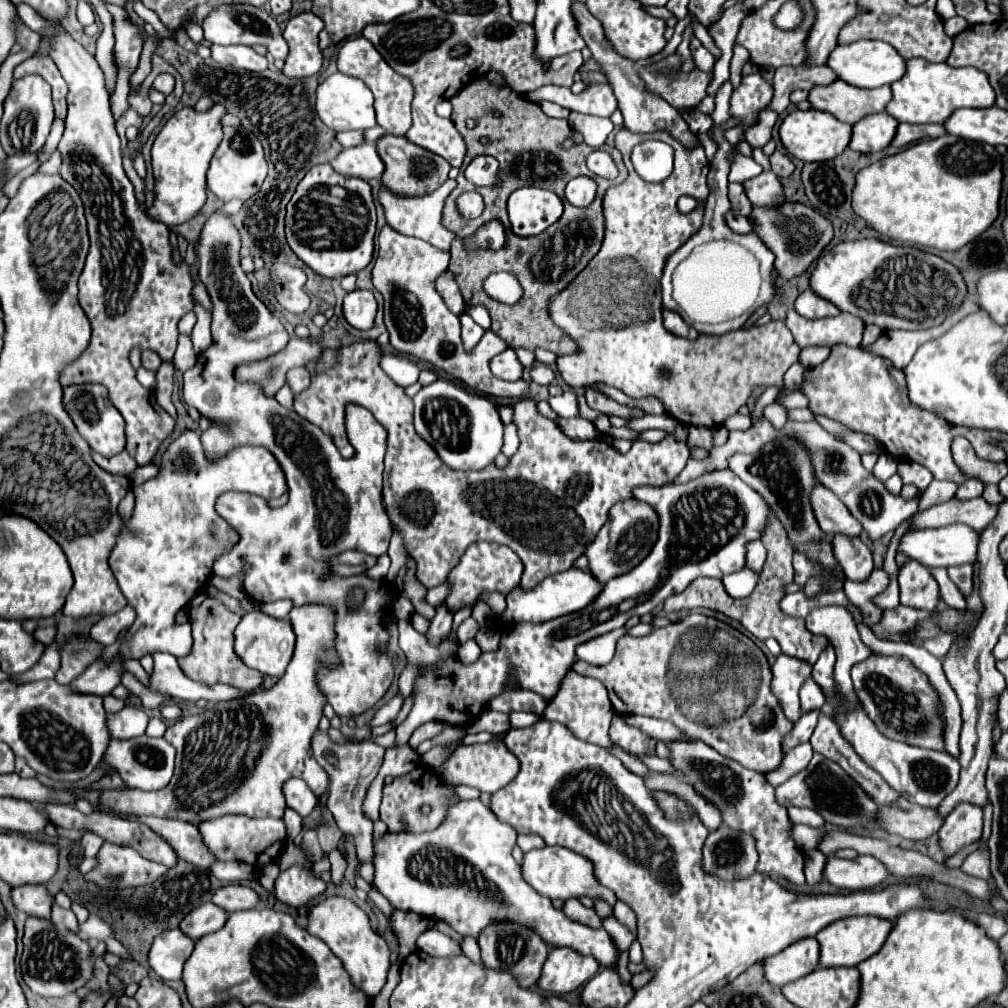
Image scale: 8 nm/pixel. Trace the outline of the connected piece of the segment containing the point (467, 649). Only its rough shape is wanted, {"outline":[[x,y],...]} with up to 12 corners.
{"outline":[[475,639],[459,647],[463,665],[475,663],[481,655]]}

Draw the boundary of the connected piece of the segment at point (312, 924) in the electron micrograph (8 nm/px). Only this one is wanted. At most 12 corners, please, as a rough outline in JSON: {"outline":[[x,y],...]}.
{"outline":[[339,895],[309,907],[305,929],[329,945],[369,997],[391,953],[365,911]]}

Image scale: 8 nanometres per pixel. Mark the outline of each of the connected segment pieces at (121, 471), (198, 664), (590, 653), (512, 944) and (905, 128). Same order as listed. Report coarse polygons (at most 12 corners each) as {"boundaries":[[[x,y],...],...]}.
{"boundaries":[[[126,450],[111,458],[93,459],[112,474],[128,476],[138,467]],[[221,601],[189,609],[193,681],[257,689],[263,675],[233,651],[241,615]],[[615,629],[575,649],[579,659],[605,665],[625,629]],[[489,923],[481,961],[523,987],[541,977],[549,949],[527,925]],[[899,123],[893,147],[947,135],[943,125]]]}

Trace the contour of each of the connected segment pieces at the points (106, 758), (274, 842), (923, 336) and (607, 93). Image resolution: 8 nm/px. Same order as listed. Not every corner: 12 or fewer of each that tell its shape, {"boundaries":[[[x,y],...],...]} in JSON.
{"boundaries":[[[149,735],[111,737],[103,763],[125,785],[165,787],[175,749]],[[225,815],[199,825],[217,861],[261,869],[287,837],[283,819]],[[941,325],[929,331],[885,331],[869,351],[897,369],[915,351],[941,337]],[[589,83],[578,95],[546,85],[526,94],[569,111],[611,117],[611,85]]]}

